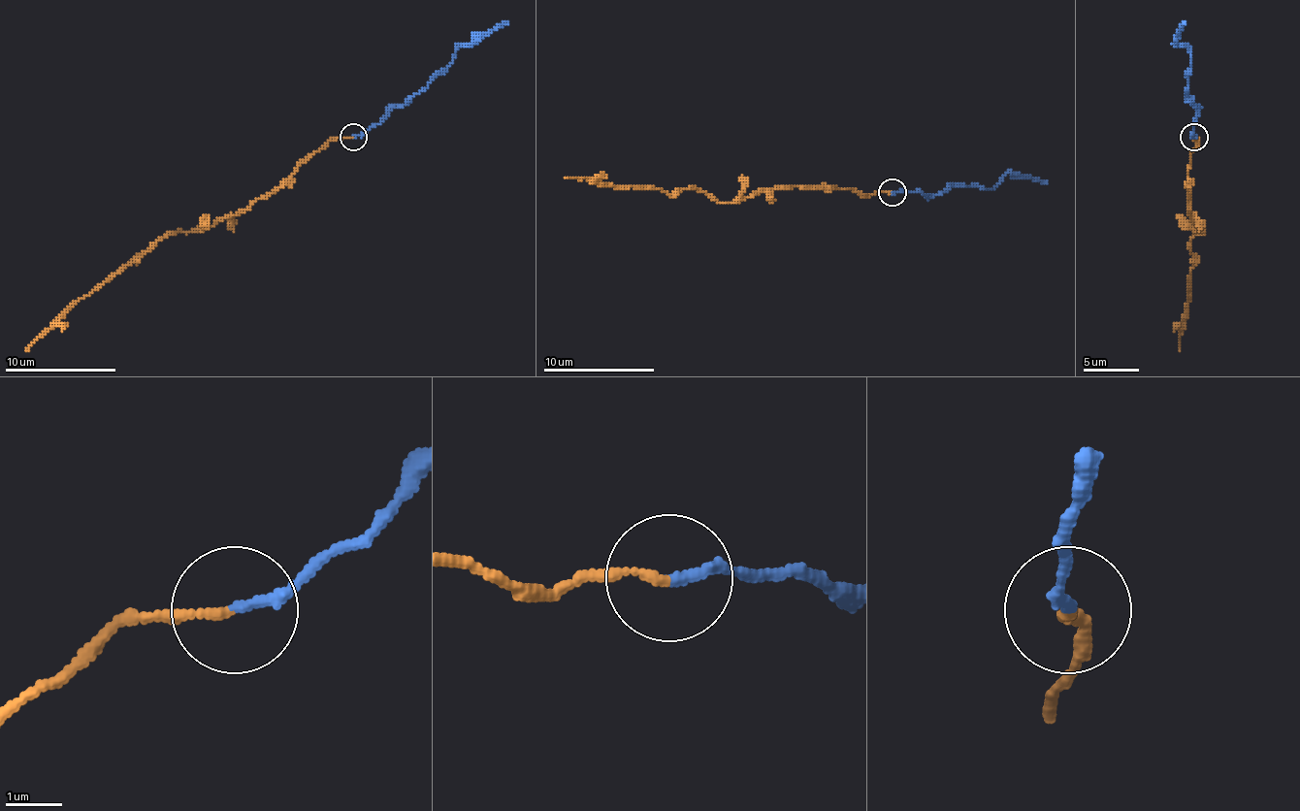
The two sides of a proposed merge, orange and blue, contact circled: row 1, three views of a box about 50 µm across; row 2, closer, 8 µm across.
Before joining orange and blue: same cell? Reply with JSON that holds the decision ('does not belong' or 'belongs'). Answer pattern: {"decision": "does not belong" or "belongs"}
{"decision": "does not belong"}

